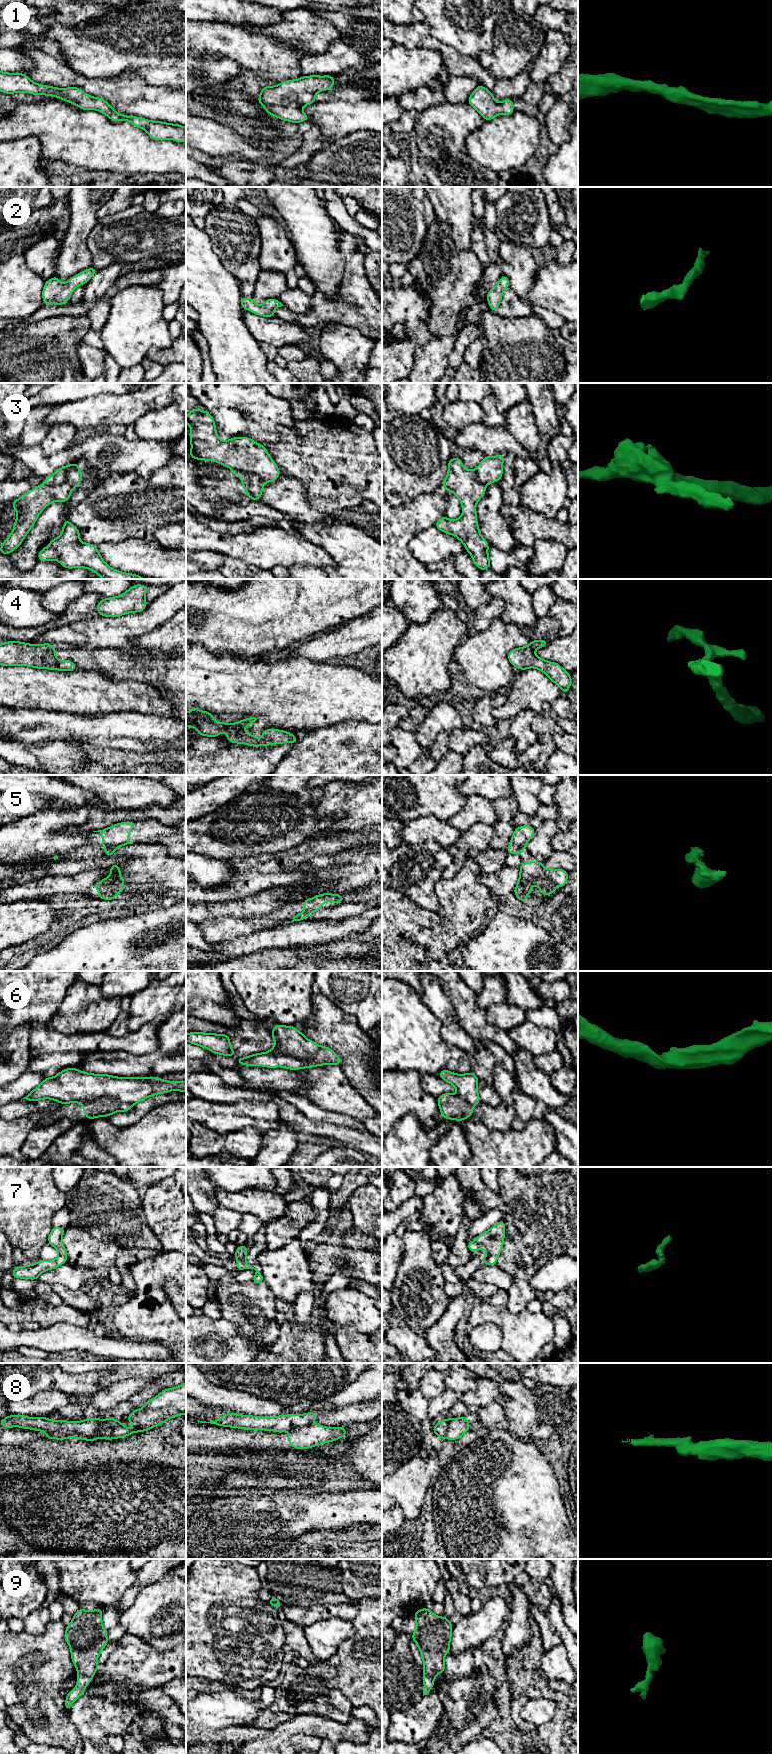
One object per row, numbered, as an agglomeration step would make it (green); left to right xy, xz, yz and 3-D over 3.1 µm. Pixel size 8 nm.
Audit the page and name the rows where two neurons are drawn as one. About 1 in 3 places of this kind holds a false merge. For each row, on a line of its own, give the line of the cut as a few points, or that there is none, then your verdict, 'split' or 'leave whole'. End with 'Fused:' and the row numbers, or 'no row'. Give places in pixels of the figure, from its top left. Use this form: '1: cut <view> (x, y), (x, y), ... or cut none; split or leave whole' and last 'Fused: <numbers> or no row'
1: cut none; leave whole
2: cut none; leave whole
3: cut xy (78, 466), (69, 468), (60, 483), (50, 484), (45, 481); split
4: cut none; leave whole
5: cut xz (304, 911), (310, 913); split
6: cut xz (320, 1046), (317, 1053), (308, 1060), (302, 1060), (270, 1050); split
7: cut none; leave whole
8: cut xz (312, 1423), (306, 1426), (295, 1427), (290, 1431); split
9: cut none; leave whole
Fused: 3, 5, 6, 8

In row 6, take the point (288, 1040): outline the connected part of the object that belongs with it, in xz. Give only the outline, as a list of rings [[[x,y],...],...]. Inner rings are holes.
[[[277,1024],[272,1029],[272,1037],[275,1044],[271,1051],[278,1051],[305,1061],[313,1059],[320,1049],[320,1045],[308,1040],[294,1026]]]

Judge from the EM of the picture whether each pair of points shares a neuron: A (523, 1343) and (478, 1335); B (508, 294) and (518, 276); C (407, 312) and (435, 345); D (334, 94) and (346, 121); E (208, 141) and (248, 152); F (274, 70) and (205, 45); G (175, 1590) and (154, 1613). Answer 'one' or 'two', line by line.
A: two
B: two
C: two
D: two
E: one
F: one
G: one

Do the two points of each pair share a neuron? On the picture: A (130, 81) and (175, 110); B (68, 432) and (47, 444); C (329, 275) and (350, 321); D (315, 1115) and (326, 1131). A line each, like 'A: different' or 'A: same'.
A: same
B: same
C: different
D: different

